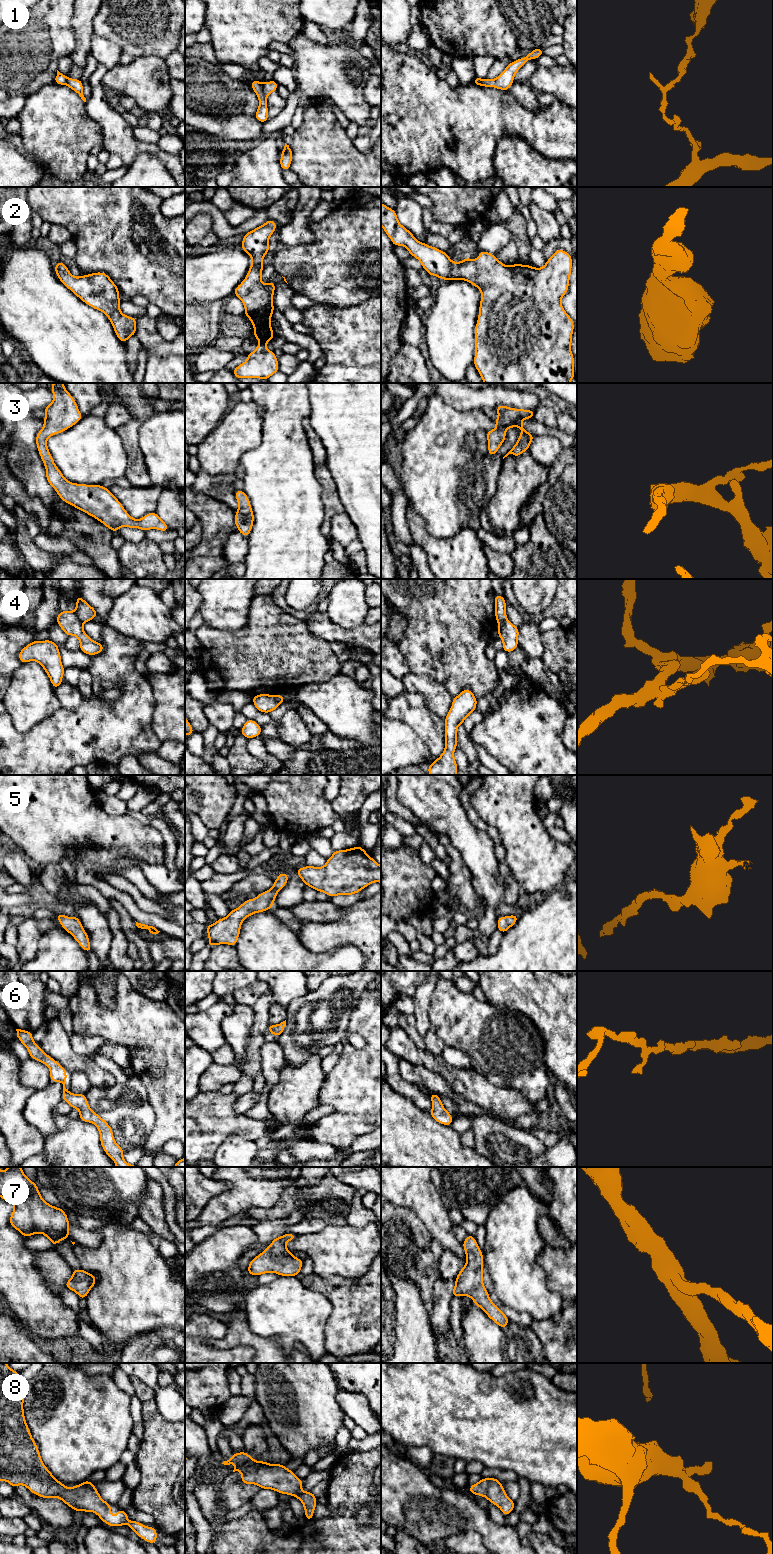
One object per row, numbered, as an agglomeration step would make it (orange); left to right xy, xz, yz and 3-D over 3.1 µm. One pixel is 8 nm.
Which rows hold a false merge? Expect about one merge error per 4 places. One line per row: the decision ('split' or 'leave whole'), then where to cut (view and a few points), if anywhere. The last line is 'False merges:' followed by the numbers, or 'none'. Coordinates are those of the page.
1: split; cut xz (261, 83), (261, 89), (266, 97)
2: leave whole; cut none
3: leave whole; cut none
4: split; cut xy (74, 611), (82, 623)
5: leave whole; cut none
6: leave whole; cut none
7: leave whole; cut none
8: leave whole; cut none
False merges: 1, 4

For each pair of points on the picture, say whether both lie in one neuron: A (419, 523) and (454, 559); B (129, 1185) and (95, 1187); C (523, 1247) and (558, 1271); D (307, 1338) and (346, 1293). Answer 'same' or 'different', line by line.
A: same
B: same
C: different
D: different

